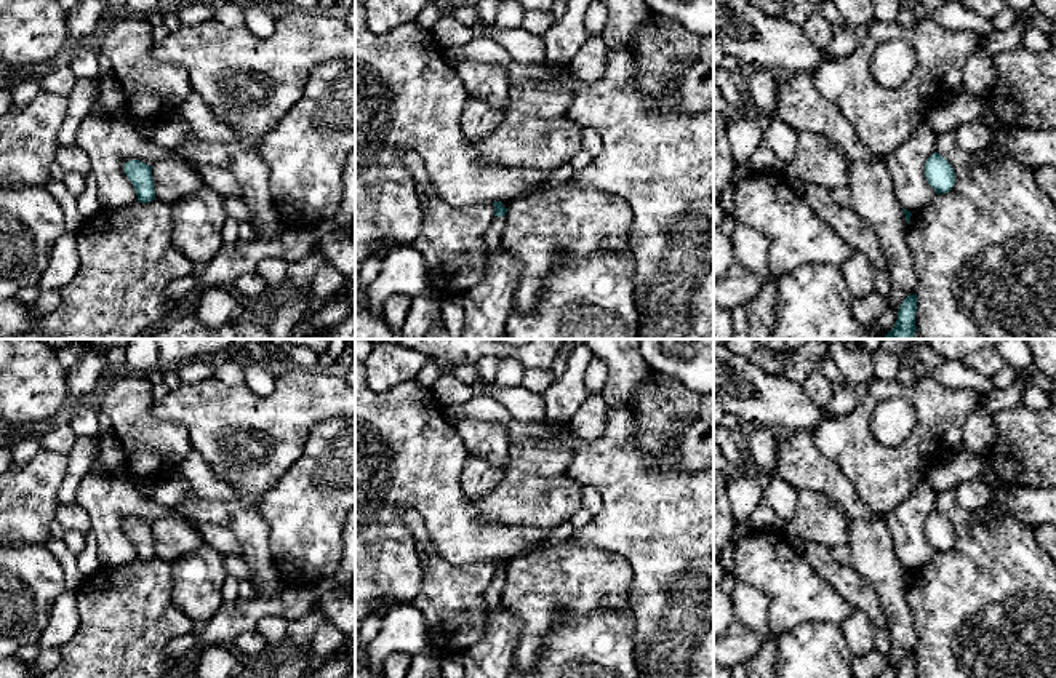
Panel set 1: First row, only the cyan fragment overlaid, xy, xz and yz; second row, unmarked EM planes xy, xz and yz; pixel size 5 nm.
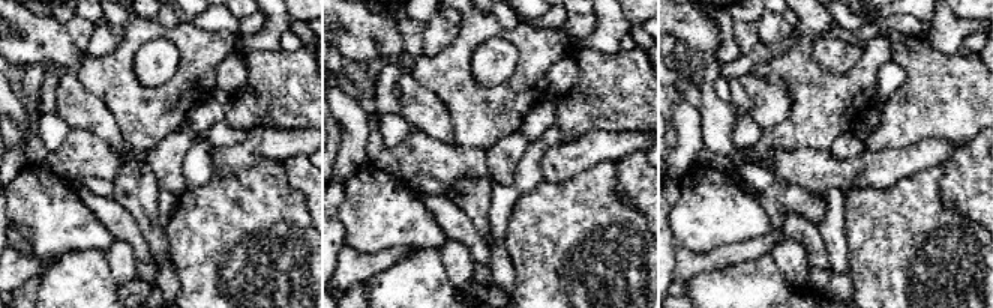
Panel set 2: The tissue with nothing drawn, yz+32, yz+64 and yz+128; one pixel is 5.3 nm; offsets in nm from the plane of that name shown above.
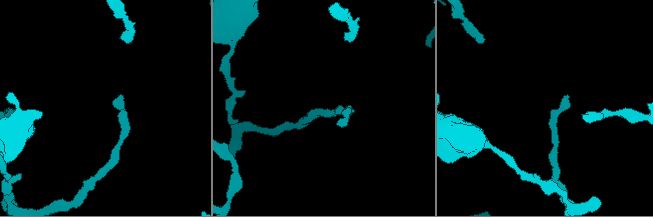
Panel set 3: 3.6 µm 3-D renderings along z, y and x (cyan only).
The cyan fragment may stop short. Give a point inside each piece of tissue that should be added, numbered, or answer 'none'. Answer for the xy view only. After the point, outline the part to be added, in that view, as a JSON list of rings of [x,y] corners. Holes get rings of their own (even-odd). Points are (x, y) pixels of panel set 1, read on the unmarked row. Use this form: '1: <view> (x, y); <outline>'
none

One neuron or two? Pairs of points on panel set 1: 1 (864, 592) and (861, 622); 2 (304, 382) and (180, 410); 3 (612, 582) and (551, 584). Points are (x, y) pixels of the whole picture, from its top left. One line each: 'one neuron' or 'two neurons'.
1: two neurons
2: one neuron
3: one neuron

